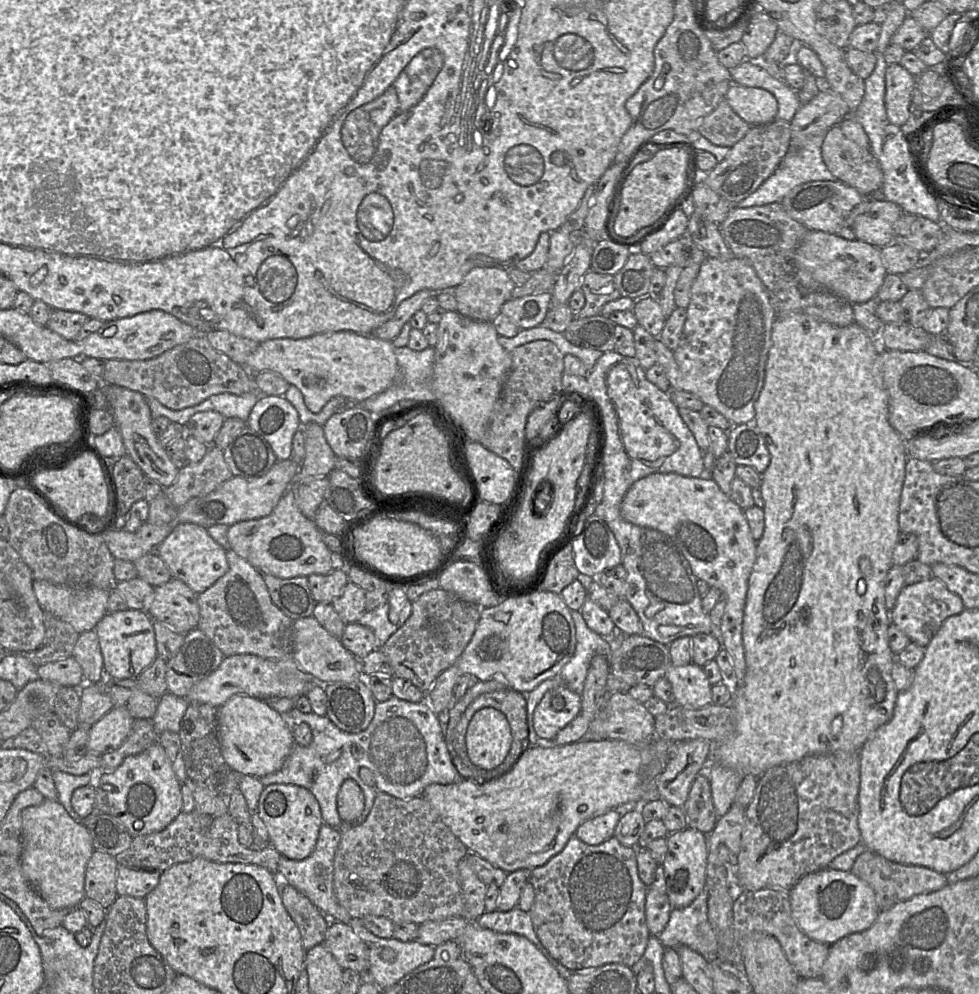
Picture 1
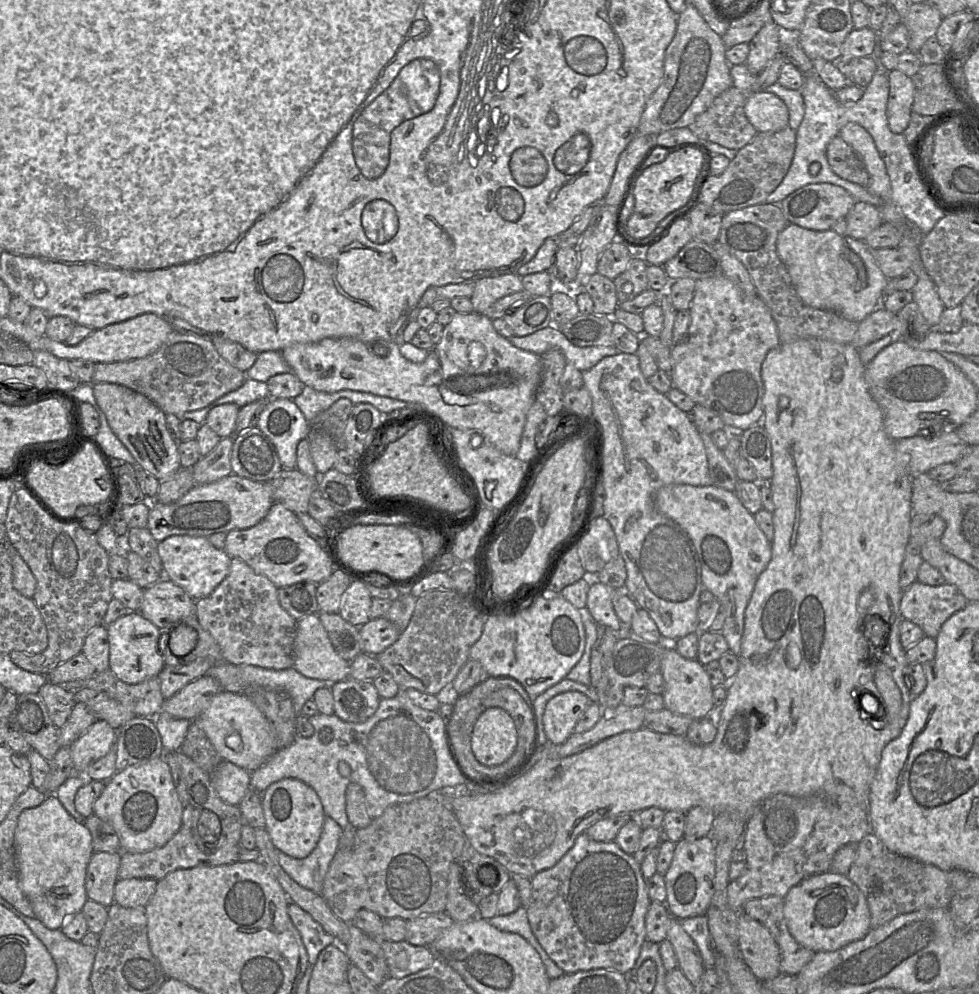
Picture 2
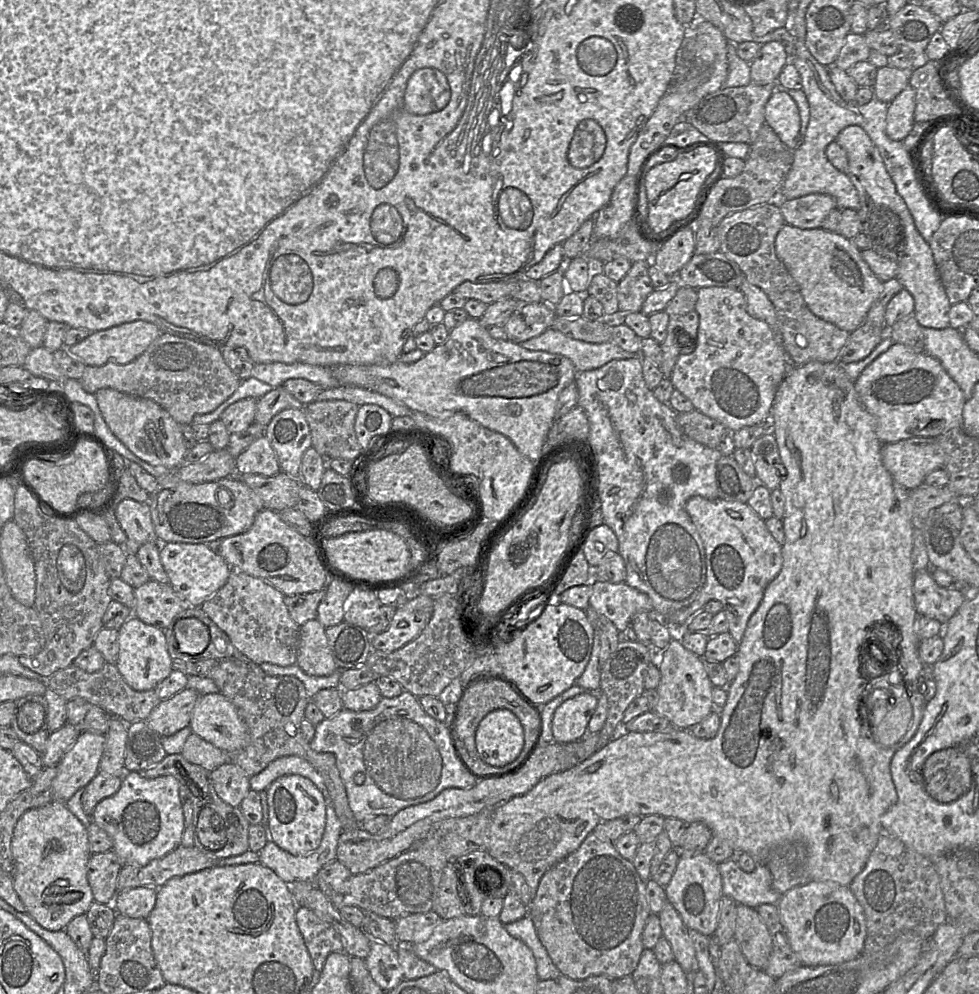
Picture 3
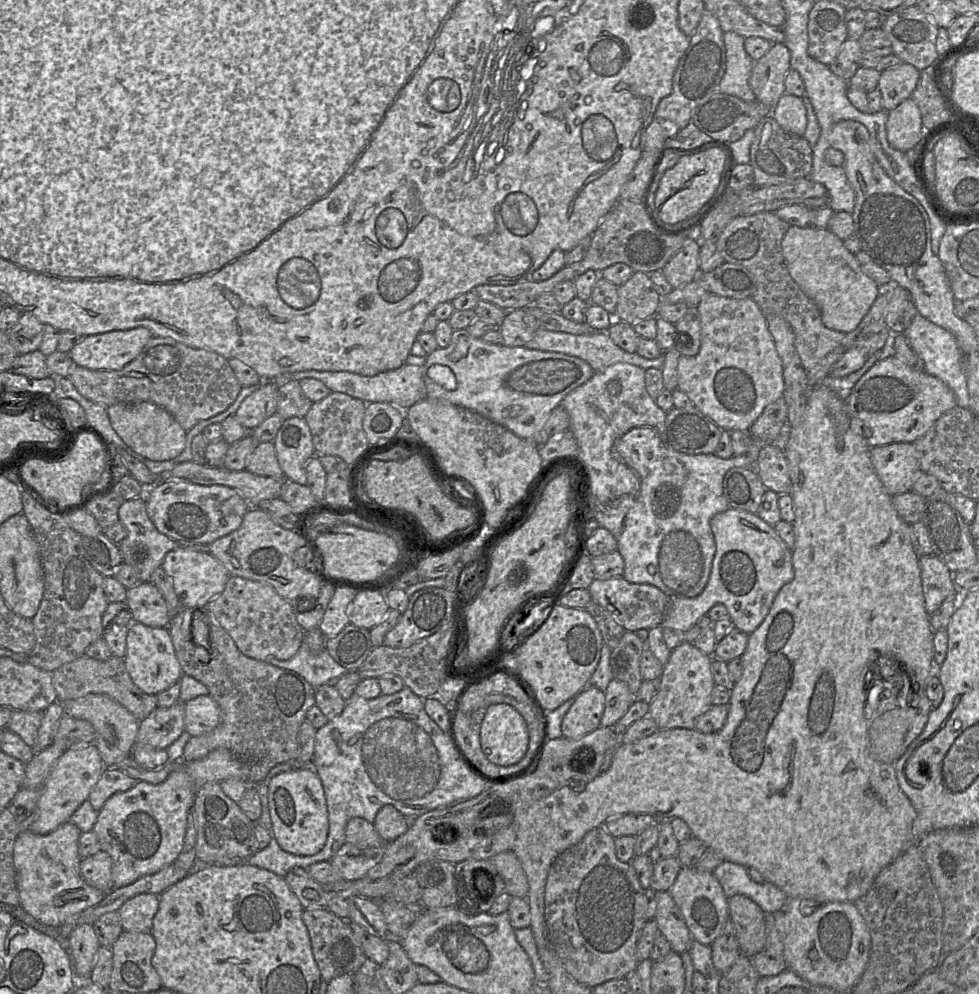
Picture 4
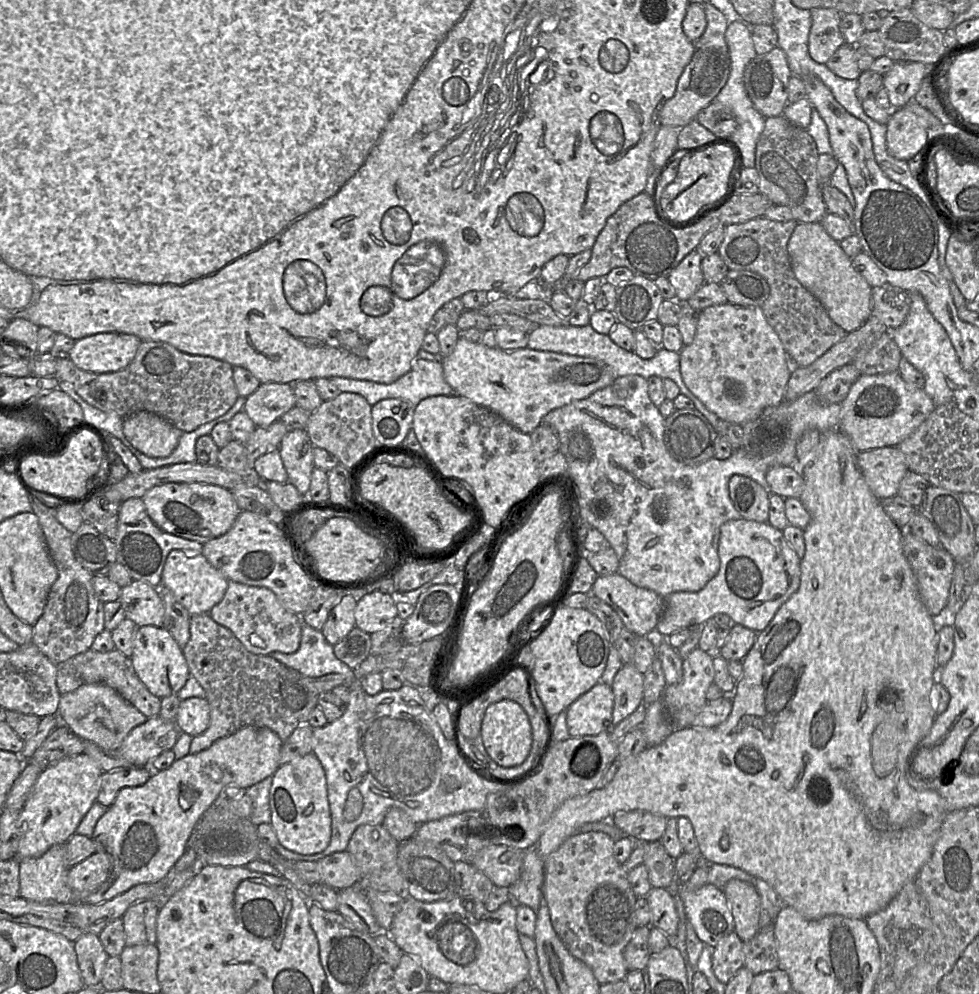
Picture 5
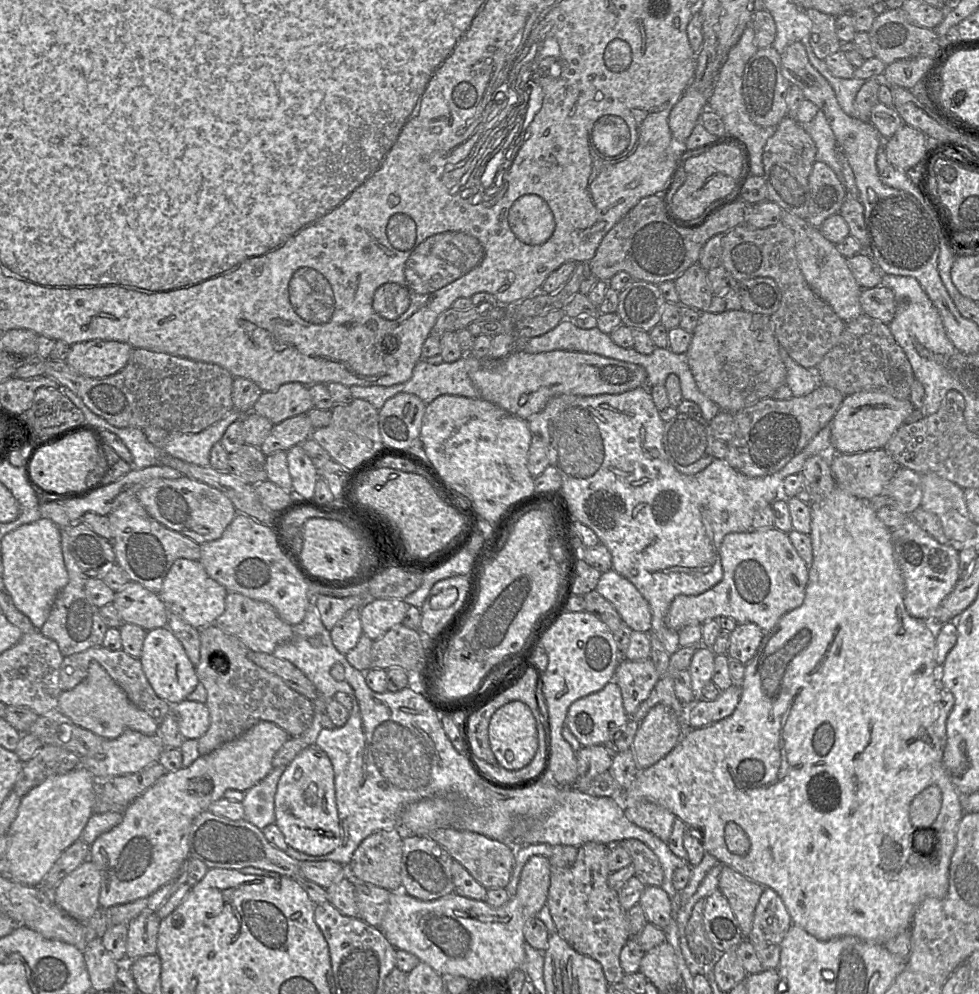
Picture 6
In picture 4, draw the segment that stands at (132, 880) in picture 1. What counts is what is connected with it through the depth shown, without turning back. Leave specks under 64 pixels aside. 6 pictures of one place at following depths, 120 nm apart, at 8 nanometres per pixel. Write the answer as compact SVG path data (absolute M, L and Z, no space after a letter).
M139 894L127 900L118 910L123 930L151 933L158 908L159 896L155 894Z

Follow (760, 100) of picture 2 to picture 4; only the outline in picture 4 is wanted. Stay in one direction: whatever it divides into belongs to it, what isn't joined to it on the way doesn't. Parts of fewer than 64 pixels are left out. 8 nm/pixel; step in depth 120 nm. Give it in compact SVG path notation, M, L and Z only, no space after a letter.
M784 93L772 108L771 115L786 132L804 135L807 127L807 111L802 97Z

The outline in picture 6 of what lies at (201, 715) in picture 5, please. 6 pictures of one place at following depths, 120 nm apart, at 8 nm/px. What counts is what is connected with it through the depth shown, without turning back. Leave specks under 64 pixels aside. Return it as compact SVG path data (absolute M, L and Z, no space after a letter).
M184 700L172 706L178 728L185 739L202 737L210 725L210 713L205 703Z

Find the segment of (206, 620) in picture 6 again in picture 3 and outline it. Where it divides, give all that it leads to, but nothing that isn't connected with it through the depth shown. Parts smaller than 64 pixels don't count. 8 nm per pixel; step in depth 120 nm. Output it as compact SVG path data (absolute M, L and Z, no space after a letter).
M160 543L160 560L169 577L169 583L185 602L193 607L211 598L227 582L231 566L204 543Z

